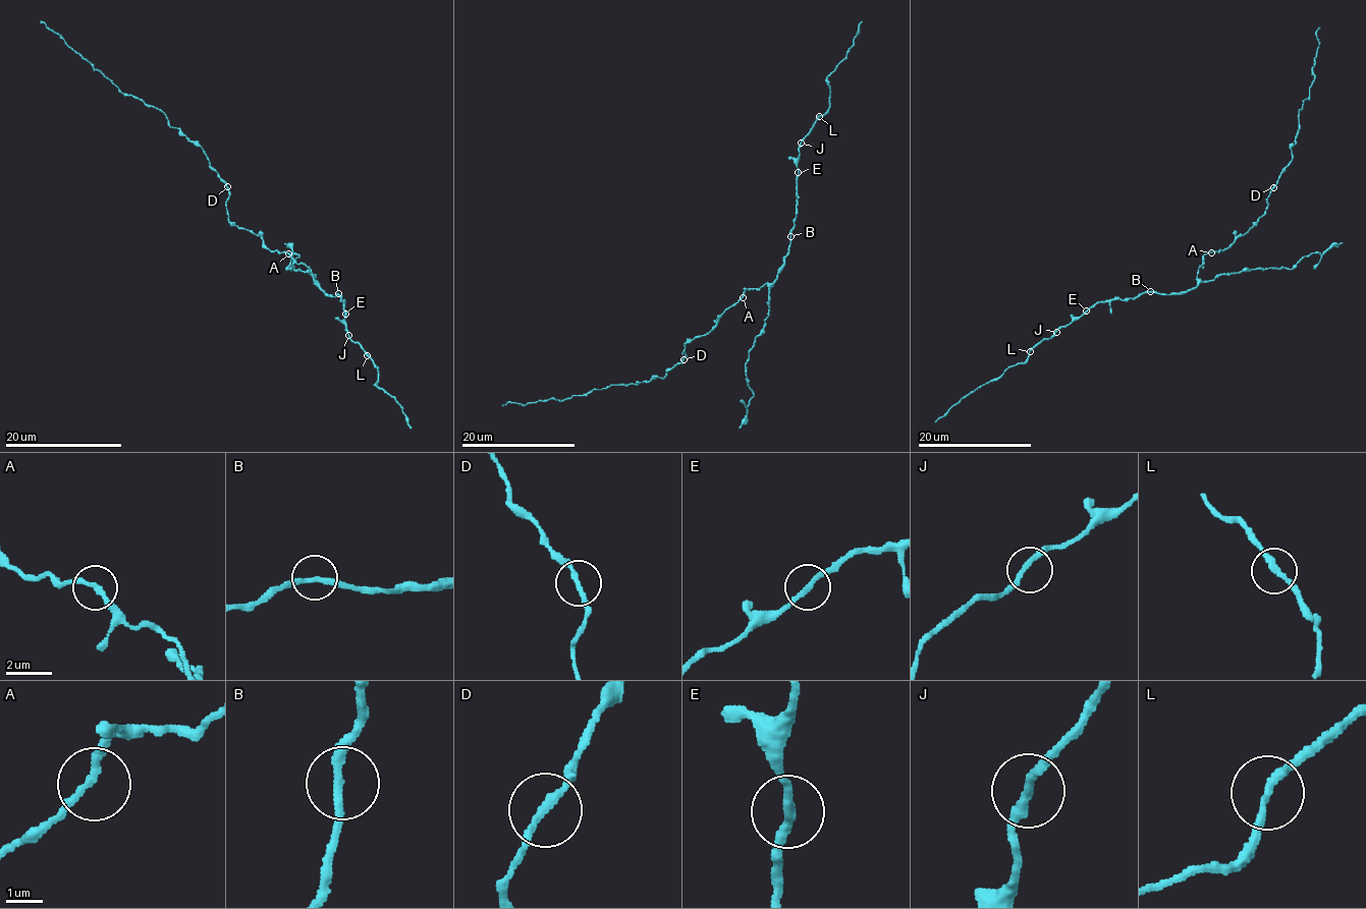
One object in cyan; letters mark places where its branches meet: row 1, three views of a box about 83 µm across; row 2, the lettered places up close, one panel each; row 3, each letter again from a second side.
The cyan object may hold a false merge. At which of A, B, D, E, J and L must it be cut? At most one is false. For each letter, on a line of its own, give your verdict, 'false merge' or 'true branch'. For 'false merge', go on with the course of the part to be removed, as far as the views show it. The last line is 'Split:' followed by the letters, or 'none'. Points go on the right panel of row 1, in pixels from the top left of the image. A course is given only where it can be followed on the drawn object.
A: true branch
B: true branch
D: true branch
E: true branch
J: true branch
L: true branch
Split: none

